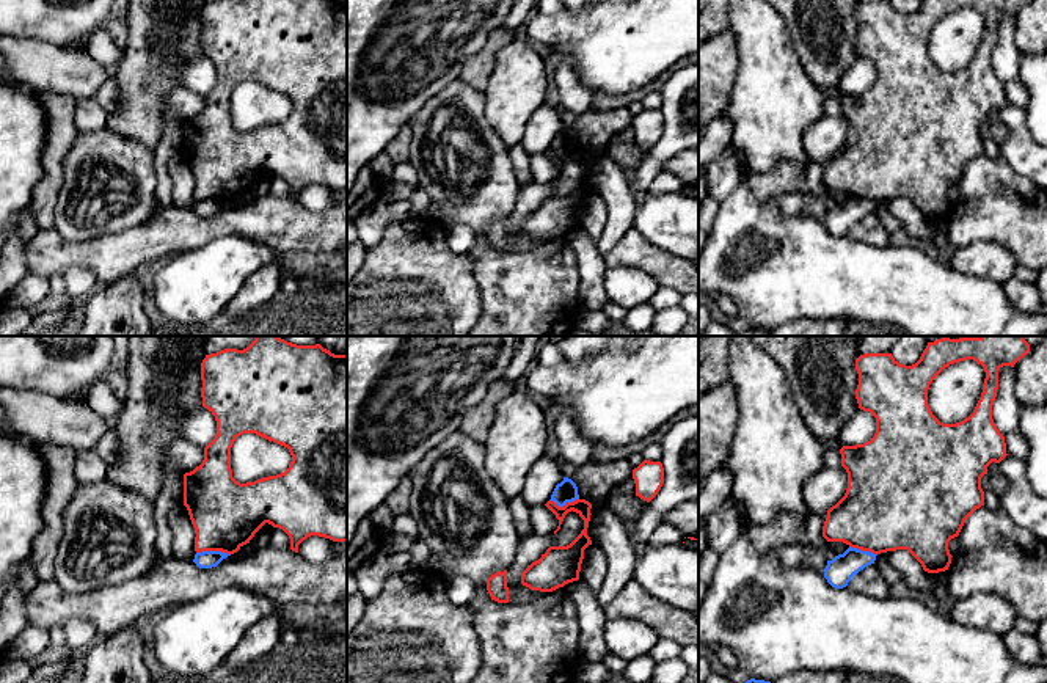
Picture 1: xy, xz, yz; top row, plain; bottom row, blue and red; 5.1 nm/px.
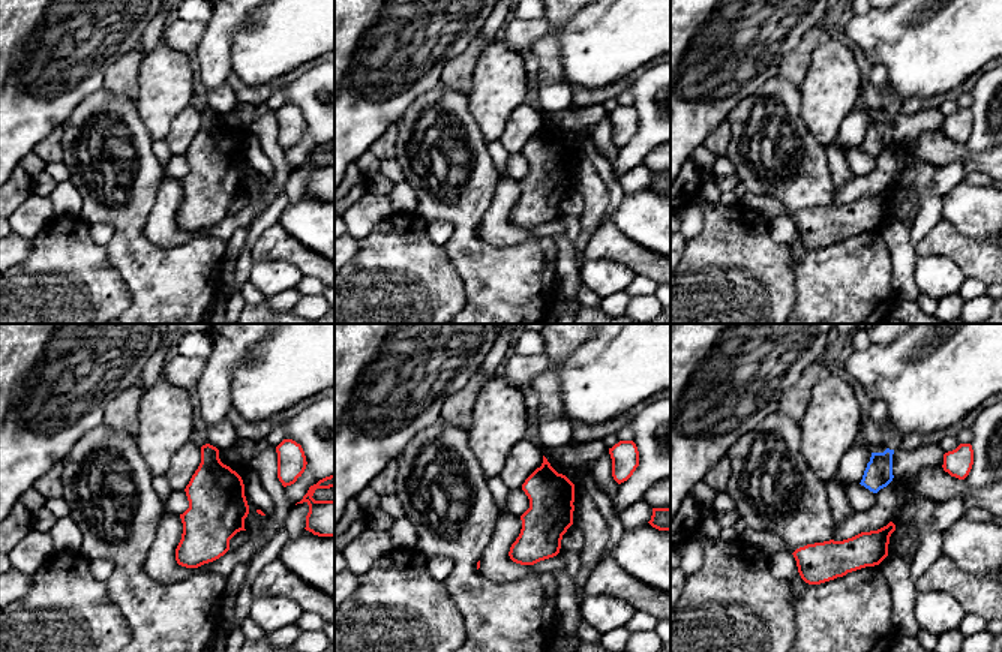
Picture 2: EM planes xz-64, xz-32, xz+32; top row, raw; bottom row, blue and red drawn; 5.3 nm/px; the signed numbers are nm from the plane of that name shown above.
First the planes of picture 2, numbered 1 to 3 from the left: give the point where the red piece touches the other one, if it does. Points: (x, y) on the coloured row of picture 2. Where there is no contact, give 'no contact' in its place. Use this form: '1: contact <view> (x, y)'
1: no contact
2: no contact
3: no contact

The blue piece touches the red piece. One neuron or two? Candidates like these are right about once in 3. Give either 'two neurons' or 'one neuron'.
two neurons

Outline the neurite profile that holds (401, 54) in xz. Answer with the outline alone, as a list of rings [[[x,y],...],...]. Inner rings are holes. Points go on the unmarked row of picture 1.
[[[347,0],[347,195],[359,171],[454,80],[463,61],[501,28],[515,0]]]

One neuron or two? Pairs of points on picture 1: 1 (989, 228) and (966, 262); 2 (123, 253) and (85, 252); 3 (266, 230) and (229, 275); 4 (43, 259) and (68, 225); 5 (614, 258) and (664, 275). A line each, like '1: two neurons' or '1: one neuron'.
1: two neurons
2: one neuron
3: two neurons
4: two neurons
5: one neuron

